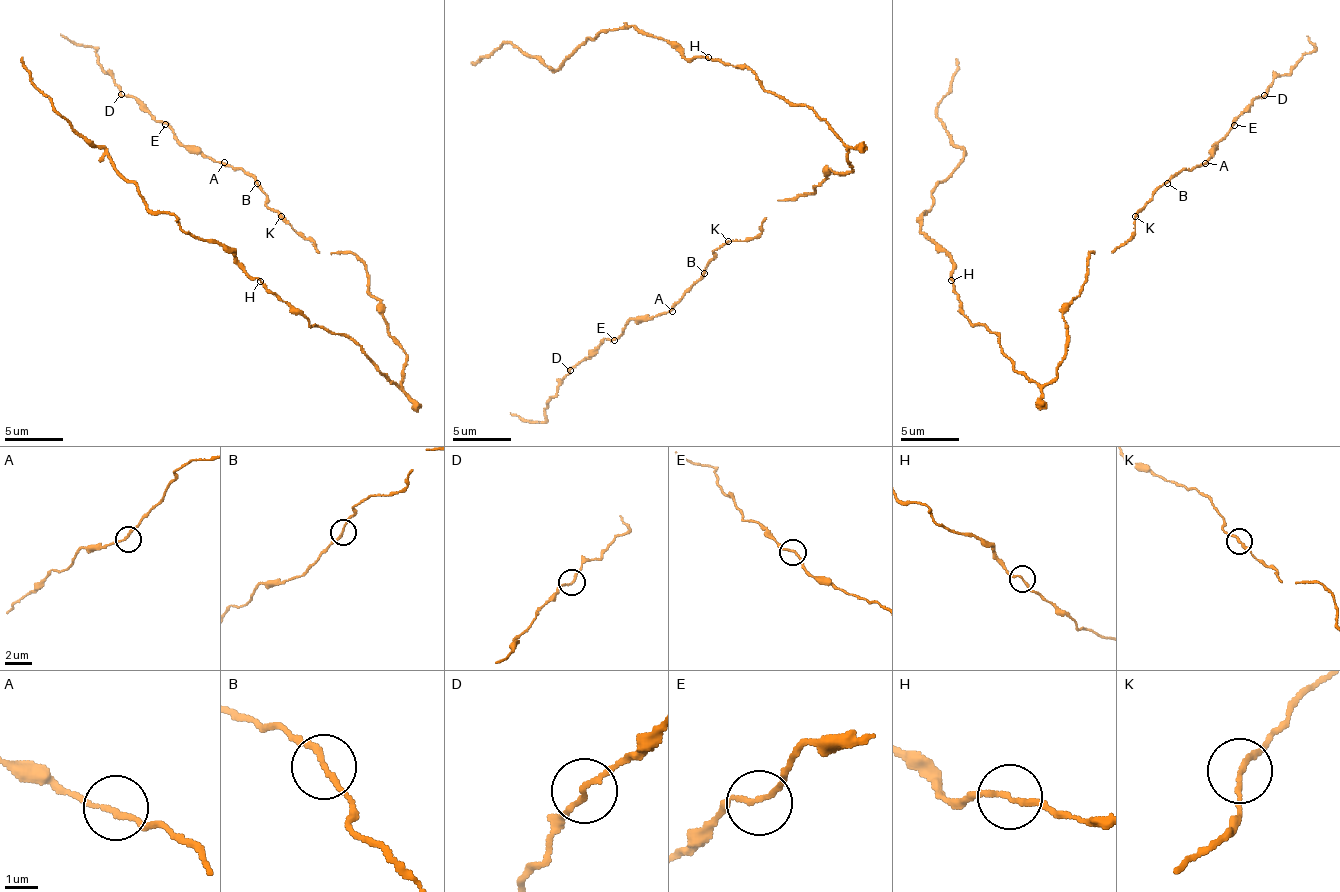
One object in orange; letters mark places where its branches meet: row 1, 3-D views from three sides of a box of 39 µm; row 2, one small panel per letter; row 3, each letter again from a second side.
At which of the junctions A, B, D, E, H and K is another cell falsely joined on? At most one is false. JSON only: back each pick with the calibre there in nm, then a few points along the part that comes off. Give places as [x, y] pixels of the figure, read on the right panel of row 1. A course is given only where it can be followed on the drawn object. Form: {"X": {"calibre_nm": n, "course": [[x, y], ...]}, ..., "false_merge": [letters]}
{"false_merge": []}

